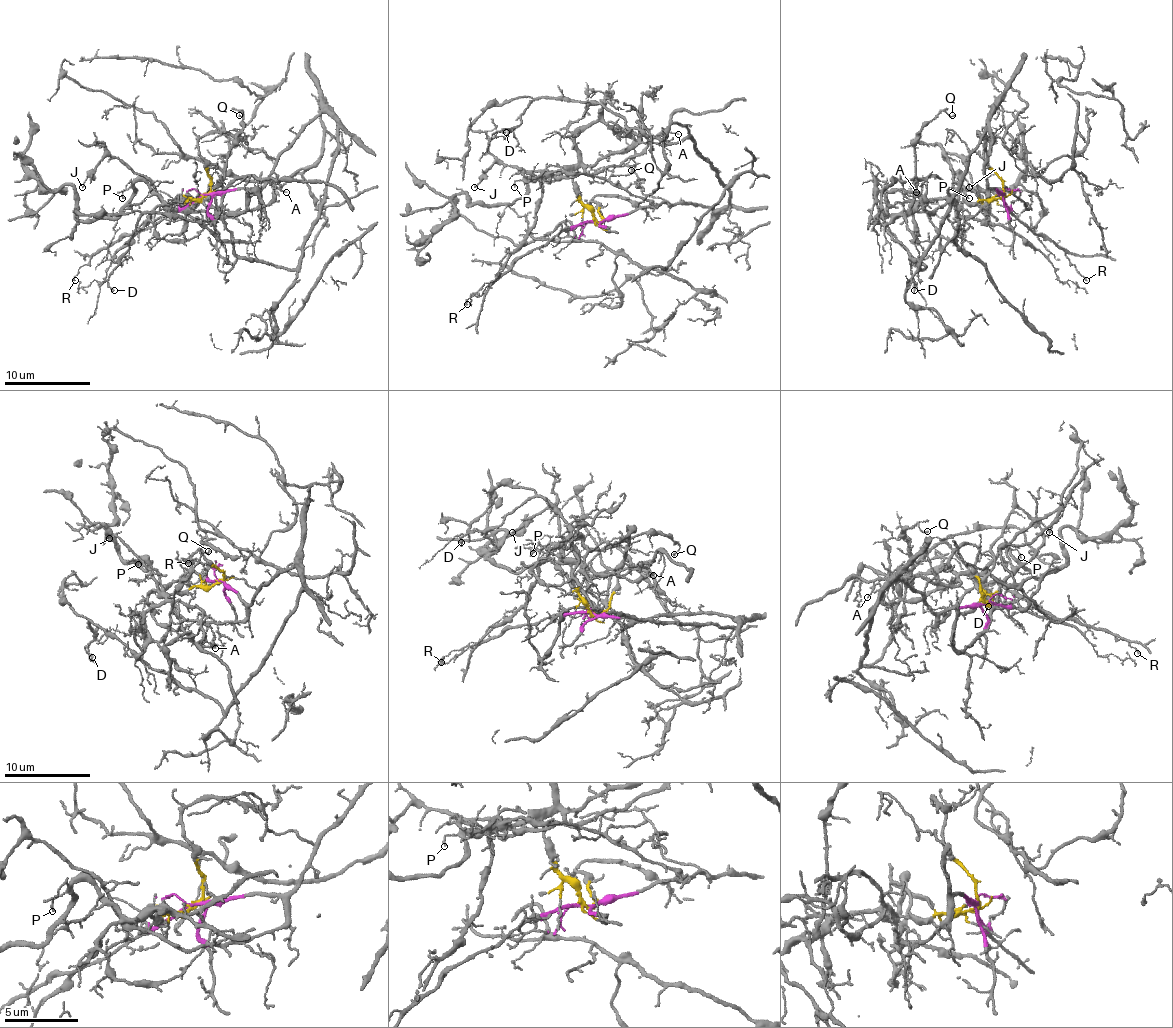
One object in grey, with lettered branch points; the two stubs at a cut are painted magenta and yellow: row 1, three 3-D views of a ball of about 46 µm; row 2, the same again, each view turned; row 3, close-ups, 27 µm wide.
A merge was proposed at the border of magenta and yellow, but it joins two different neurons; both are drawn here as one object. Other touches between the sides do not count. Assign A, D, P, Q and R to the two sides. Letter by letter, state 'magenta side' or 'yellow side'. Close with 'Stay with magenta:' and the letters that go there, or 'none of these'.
A: yellow side
D: magenta side
P: yellow side
Q: yellow side
R: magenta side
Stay with magenta: D, R

